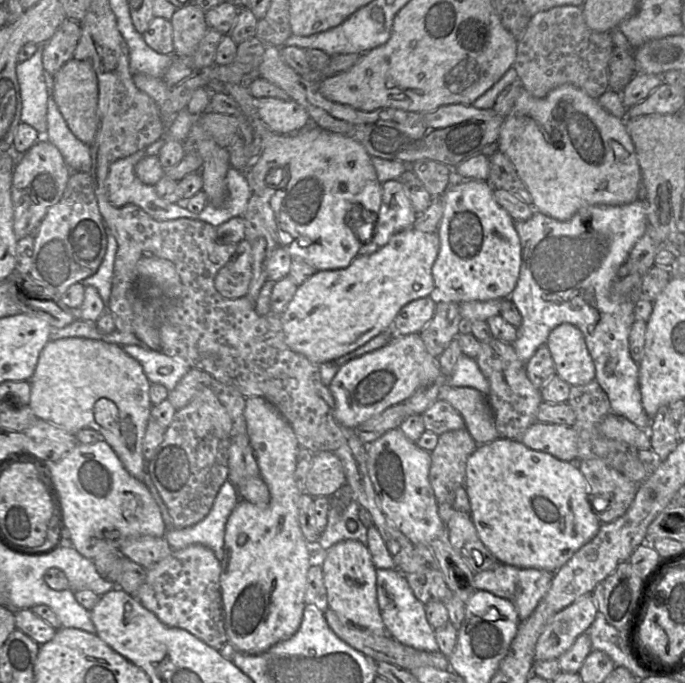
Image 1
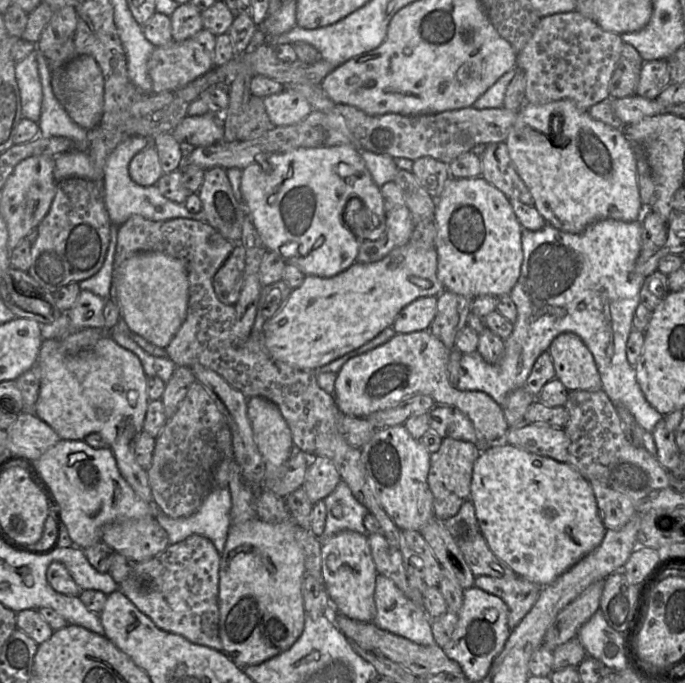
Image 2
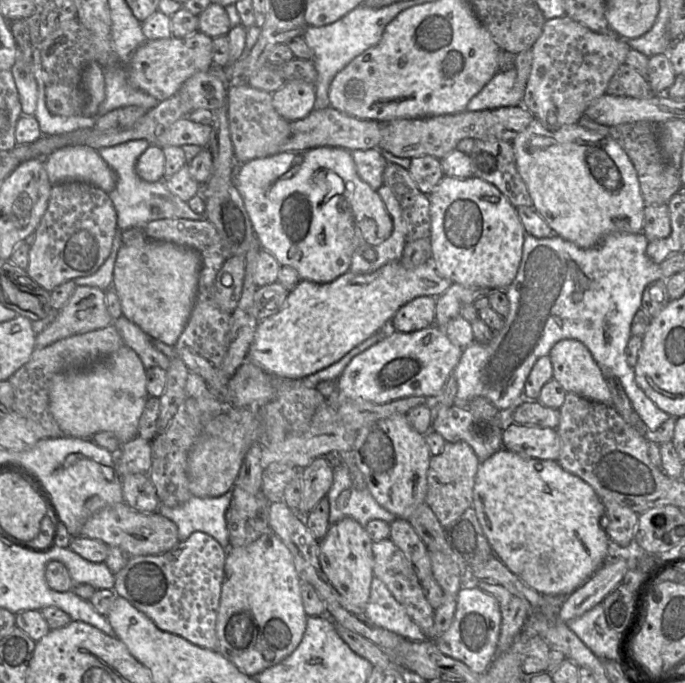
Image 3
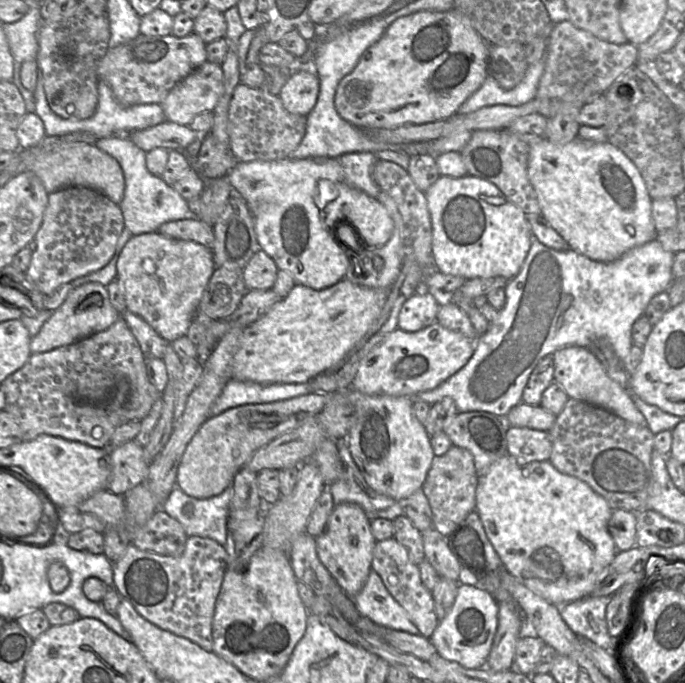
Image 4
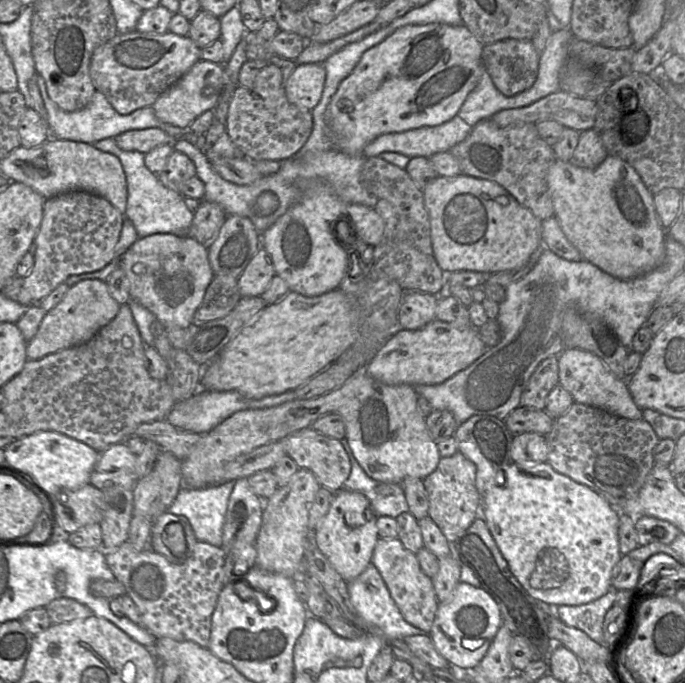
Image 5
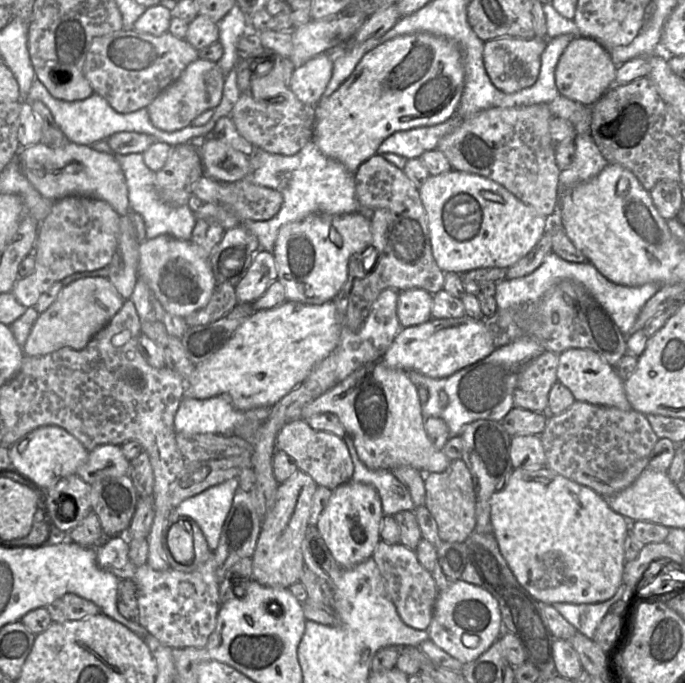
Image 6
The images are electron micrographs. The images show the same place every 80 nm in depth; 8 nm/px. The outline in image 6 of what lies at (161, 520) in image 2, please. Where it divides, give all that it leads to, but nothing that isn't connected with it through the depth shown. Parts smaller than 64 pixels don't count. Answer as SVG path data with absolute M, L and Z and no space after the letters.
M239 477L231 478L221 484L182 501L172 513L195 521L201 529L209 549L217 549L224 522L231 509Z

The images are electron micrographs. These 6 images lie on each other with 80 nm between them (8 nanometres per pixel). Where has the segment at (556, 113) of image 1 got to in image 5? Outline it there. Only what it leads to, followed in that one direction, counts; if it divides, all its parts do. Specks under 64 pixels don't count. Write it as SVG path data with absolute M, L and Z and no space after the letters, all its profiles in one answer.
M608 155L599 166L589 169L555 159L547 183L554 217L584 260L620 280L639 277L663 261L666 230L657 216L653 195L626 161Z

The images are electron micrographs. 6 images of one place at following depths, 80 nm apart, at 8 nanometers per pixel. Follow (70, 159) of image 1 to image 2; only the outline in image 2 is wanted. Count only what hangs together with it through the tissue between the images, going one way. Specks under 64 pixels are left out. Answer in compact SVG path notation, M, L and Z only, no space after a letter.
M39 49L35 51L43 92L41 115L38 121L39 136L69 138L78 146L74 150L86 152L89 131L76 124L56 99L51 87L51 70L47 64L47 59Z

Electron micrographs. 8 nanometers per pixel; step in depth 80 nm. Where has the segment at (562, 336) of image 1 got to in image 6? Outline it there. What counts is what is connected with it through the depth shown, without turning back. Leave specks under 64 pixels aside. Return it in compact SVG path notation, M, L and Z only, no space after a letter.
M571 348L562 352L559 356L557 378L573 393L576 401L616 407L624 411L632 410L625 392L625 381L618 375L616 368L594 350Z

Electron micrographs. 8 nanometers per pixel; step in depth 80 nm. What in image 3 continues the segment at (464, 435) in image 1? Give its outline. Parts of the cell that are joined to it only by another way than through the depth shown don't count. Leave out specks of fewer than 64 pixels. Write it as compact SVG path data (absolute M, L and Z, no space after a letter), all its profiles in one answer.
M446 442L442 452L432 455L427 472L426 503L445 529L472 506L473 486L479 460L466 442Z

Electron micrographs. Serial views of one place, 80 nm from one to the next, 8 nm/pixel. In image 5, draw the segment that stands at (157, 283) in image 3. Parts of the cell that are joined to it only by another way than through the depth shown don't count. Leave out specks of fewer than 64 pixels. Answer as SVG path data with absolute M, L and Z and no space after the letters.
M158 233L139 237L119 259L129 280L129 293L152 312L164 325L187 329L201 305L214 272L208 257L208 246L190 236Z

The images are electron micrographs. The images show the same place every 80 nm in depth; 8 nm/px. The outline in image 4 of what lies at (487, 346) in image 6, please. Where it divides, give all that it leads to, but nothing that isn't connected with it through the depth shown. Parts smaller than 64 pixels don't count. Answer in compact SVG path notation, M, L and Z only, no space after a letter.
M438 321L416 332L395 329L361 361L351 388L367 395L416 397L420 392L435 389L467 364L474 353L476 339L451 331Z

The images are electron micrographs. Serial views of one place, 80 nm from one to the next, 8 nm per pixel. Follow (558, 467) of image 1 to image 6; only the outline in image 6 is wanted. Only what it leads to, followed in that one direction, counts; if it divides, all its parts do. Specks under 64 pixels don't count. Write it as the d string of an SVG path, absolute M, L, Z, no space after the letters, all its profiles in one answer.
M516 468L505 487L491 499L493 535L501 554L518 582L539 602L546 604L601 603L614 596L623 584L624 542L630 522L616 513L607 498L590 487L578 484L548 468Z

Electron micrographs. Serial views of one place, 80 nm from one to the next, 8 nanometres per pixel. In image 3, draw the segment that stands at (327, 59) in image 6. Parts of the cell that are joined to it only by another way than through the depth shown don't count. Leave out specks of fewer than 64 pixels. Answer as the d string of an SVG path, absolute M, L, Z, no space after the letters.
M302 80L286 81L283 87L272 93L272 103L277 113L289 122L301 120L315 109L315 85Z

